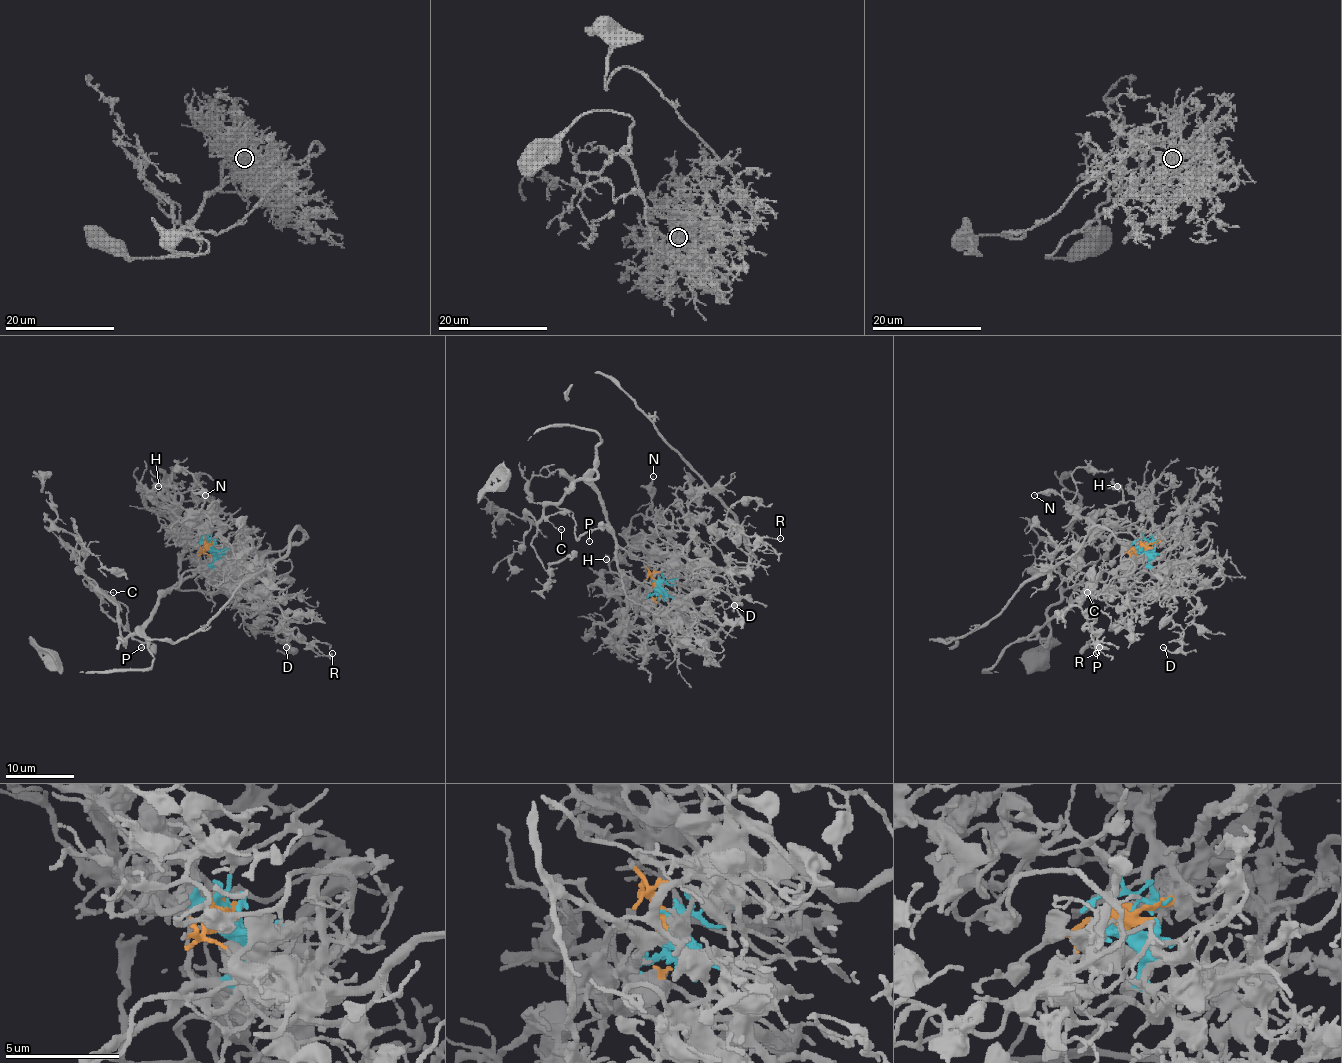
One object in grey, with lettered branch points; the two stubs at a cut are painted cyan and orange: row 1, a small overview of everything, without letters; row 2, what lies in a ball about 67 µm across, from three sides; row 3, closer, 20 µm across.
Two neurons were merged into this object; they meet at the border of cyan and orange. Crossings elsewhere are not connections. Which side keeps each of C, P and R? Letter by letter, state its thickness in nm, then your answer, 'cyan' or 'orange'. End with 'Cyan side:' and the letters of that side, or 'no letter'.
C: 100 nm thick; cyan
P: 100 nm thick; cyan
R: 130 nm thick; orange
Cyan side: C, P

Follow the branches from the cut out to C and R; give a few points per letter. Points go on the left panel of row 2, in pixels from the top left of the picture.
C: (209, 549), (209, 565), (200, 565), (173, 586), (135, 630), (121, 637), (118, 610), (99, 591), (113, 592)
R: (209, 548), (230, 575), (268, 555), (292, 563), (268, 591), (283, 596), (281, 623), (331, 653)

